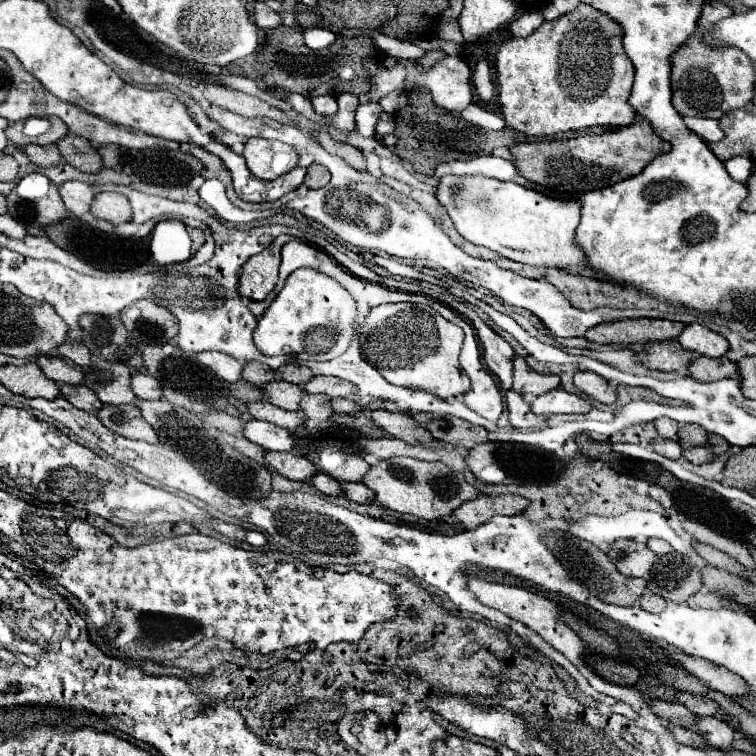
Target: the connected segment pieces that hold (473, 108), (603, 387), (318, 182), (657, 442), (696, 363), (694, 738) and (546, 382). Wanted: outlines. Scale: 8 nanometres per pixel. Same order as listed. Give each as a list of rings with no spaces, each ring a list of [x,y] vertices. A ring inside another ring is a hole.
[[[471,103],[463,113],[463,119],[473,123],[473,125],[479,125],[483,129],[503,129],[505,127],[505,121],[501,115],[493,113],[493,111],[487,111],[475,103]]]
[[[579,371],[575,373],[575,387],[583,393],[587,393],[589,397],[595,397],[601,403],[615,403],[617,393],[611,389],[611,385],[607,383],[607,379],[603,379],[597,373],[591,371]]]
[[[311,165],[305,175],[305,185],[309,189],[321,189],[329,183],[329,179],[331,179],[331,173],[323,165]]]
[[[657,437],[657,439],[653,439],[653,449],[659,453],[659,455],[663,455],[663,457],[669,457],[669,459],[679,459],[681,457],[681,445],[677,443],[677,441],[671,441],[671,439],[661,439],[661,437]]]
[[[695,357],[689,365],[689,375],[697,381],[719,381],[725,377],[739,377],[737,363],[729,361],[727,357]]]
[[[673,727],[671,733],[673,733],[675,739],[677,739],[679,743],[683,743],[683,745],[691,745],[691,747],[703,747],[703,745],[705,745],[705,741],[701,739],[699,733],[689,731],[689,729],[685,729],[685,727]]]
[[[515,357],[513,359],[515,365],[515,381],[513,381],[513,391],[517,393],[533,393],[533,395],[541,395],[547,393],[551,389],[559,387],[559,377],[557,375],[541,375],[537,371],[533,371],[523,357]]]

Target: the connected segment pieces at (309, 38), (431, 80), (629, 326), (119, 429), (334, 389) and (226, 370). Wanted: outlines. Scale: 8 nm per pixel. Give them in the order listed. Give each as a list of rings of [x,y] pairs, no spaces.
[[[313,27],[313,29],[305,29],[303,31],[303,37],[305,37],[305,45],[313,51],[319,51],[319,49],[325,49],[329,47],[337,35],[331,31],[331,29],[325,29],[325,27]]]
[[[447,55],[427,71],[419,71],[411,63],[407,85],[409,89],[427,89],[435,105],[447,111],[463,111],[473,101],[471,70],[459,55]]]
[[[621,319],[605,325],[595,325],[585,333],[585,337],[595,343],[629,345],[629,343],[677,339],[683,329],[685,329],[683,323],[667,319]]]
[[[105,405],[99,409],[97,417],[107,429],[115,431],[117,435],[147,443],[159,441],[157,433],[145,419],[141,419],[141,413],[135,405]]]
[[[313,377],[309,383],[301,385],[305,393],[323,393],[327,397],[347,397],[355,399],[355,387],[339,377]]]
[[[201,351],[201,353],[197,353],[195,357],[197,357],[199,363],[203,363],[203,365],[209,367],[215,375],[219,375],[221,379],[225,379],[225,381],[229,381],[229,383],[235,383],[235,381],[241,379],[243,365],[241,365],[237,359],[221,353],[221,351]]]

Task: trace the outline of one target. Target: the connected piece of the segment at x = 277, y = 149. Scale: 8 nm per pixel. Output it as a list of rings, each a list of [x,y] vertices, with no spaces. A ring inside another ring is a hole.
[[[253,137],[245,143],[243,157],[247,159],[249,171],[255,177],[267,181],[273,181],[289,173],[293,167],[297,167],[297,159],[299,159],[299,155],[291,145],[261,137]]]

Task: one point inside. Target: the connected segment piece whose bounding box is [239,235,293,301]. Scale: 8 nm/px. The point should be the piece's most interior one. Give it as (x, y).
(258, 277)

